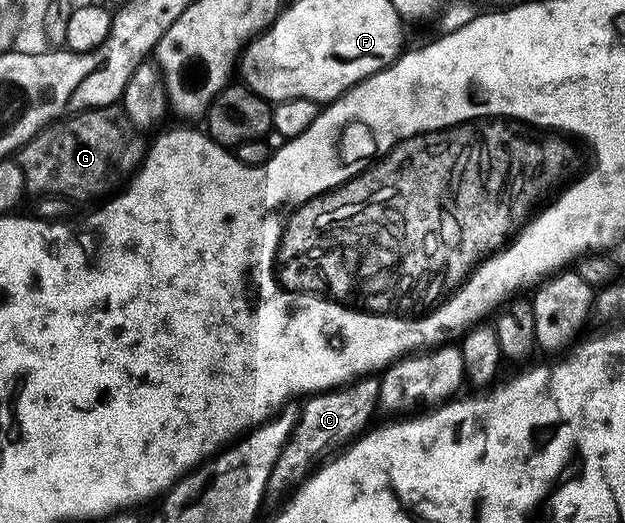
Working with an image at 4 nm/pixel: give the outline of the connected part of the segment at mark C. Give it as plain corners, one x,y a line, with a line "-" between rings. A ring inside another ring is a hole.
365,375
335,389
311,394
303,404
299,406
300,417
296,420
296,426
292,428
288,442
282,447
270,471
267,488
269,494
287,494
295,490
313,472
314,466
321,460
319,457
327,449
339,450
361,436
369,428
368,420
371,419
372,412
377,412
380,404
380,383
375,376

